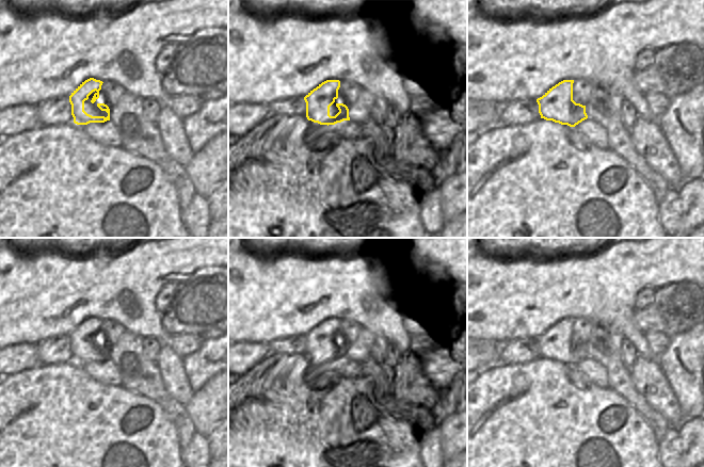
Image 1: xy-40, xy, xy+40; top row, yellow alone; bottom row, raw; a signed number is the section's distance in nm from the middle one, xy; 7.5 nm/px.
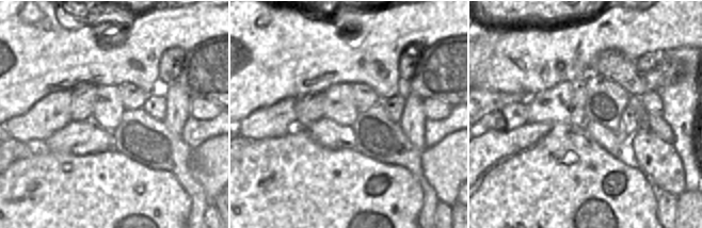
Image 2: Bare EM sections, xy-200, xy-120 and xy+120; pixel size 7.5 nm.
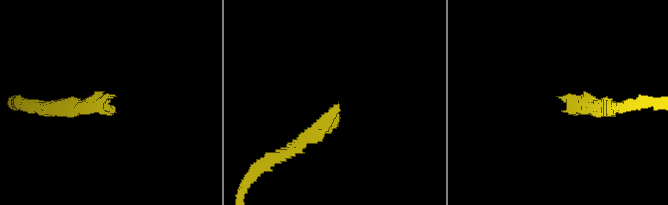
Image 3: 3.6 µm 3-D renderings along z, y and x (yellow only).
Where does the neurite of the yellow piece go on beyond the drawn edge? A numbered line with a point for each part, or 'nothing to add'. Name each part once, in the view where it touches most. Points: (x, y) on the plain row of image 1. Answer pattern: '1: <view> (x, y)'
1: xy-40 (92, 348)

